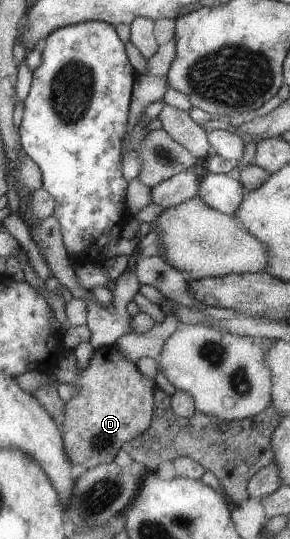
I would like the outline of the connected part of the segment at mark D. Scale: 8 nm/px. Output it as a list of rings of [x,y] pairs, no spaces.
[[[114,346],[94,349],[88,366],[82,371],[78,370],[72,351],[68,348],[64,352],[53,373],[59,384],[74,384],[80,388],[80,392],[65,404],[62,434],[70,464],[91,469],[115,462],[114,458],[125,443],[150,428],[156,382],[142,375],[136,364],[126,360],[126,356],[122,356]]]

